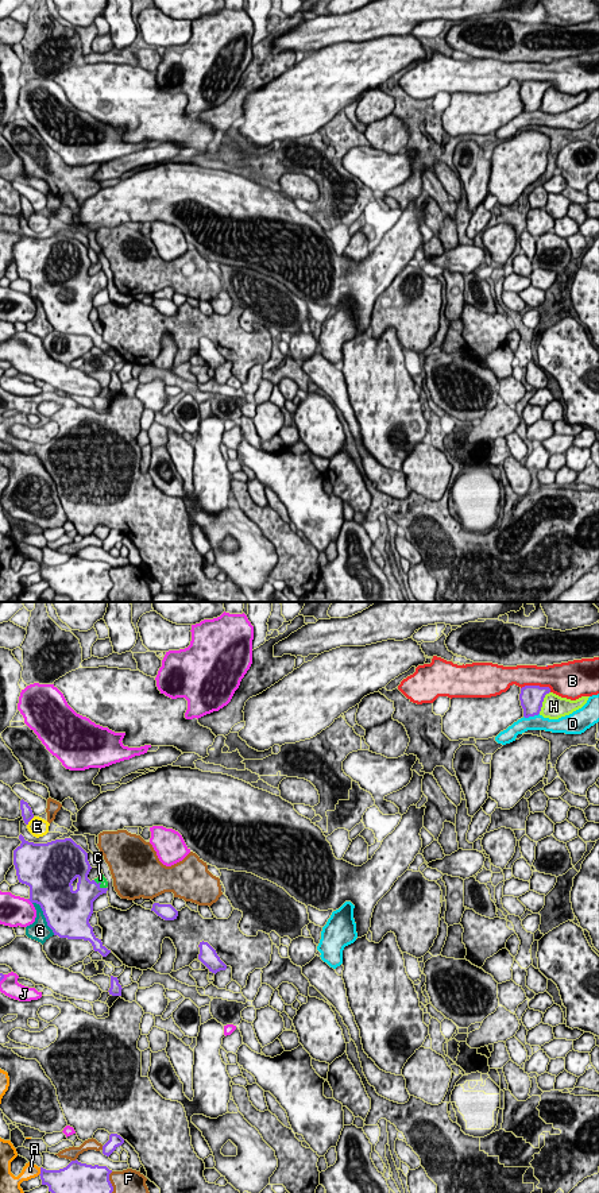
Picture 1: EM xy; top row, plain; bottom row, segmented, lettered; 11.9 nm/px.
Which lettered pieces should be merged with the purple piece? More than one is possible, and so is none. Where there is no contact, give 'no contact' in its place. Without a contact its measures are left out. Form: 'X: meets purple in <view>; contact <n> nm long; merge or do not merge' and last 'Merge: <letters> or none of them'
A: meets purple in xy; contact 100 nm long; do not merge
B: meets purple in xy; contact 380 nm long; do not merge
C: meets purple in xy; contact 190 nm long; merge
D: meets purple in xy; contact 200 nm long; do not merge
E: meets purple in xy; contact 140 nm long; do not merge
F: meets purple in xy; contact 260 nm long; do not merge
G: meets purple in xy; contact 480 nm long; do not merge
H: meets purple in xy; contact 300 nm long; do not merge
J: meets purple in xy; contact 80 nm long; do not merge
Merge: C

